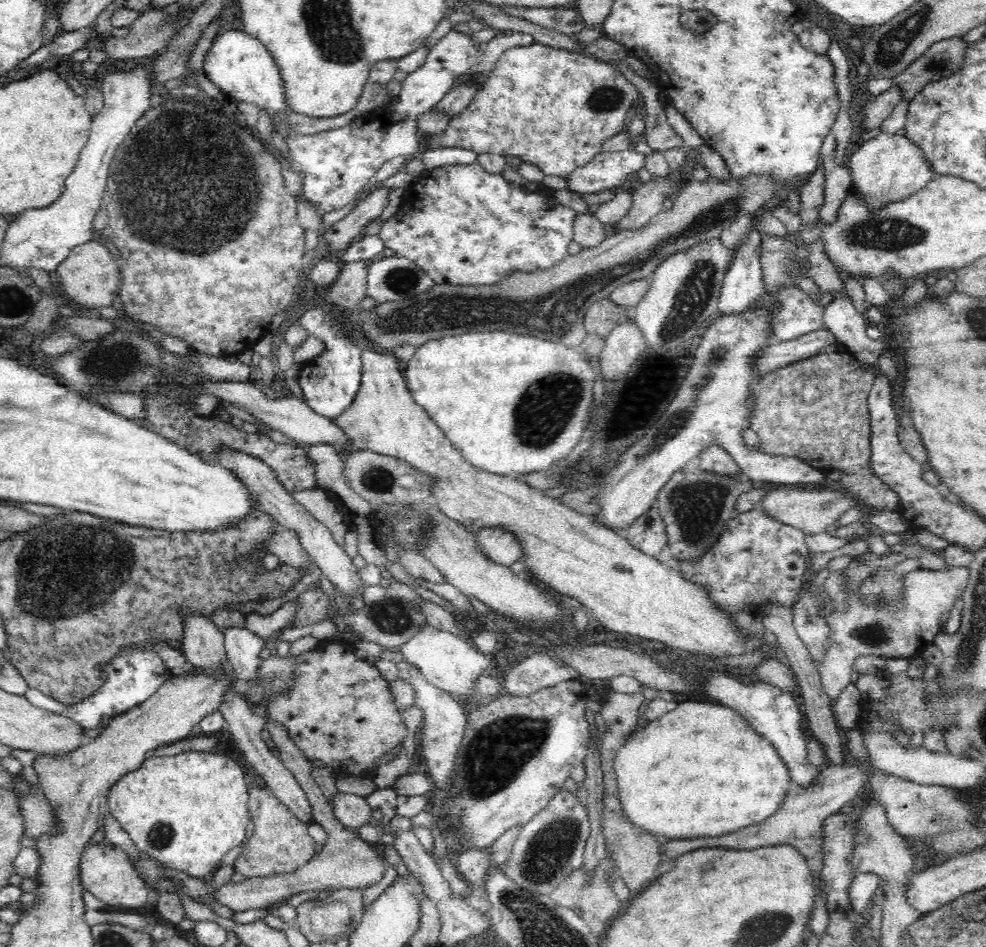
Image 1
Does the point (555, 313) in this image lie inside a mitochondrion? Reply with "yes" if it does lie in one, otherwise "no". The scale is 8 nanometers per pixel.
yes

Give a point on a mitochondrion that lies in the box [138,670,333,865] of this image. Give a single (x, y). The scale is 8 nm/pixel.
(161, 834)

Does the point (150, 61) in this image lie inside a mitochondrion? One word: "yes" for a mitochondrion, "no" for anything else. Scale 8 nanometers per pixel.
no

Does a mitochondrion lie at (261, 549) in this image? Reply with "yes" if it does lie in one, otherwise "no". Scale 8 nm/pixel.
no

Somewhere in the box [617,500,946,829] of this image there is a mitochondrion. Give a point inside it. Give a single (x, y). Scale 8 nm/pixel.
(876, 633)

